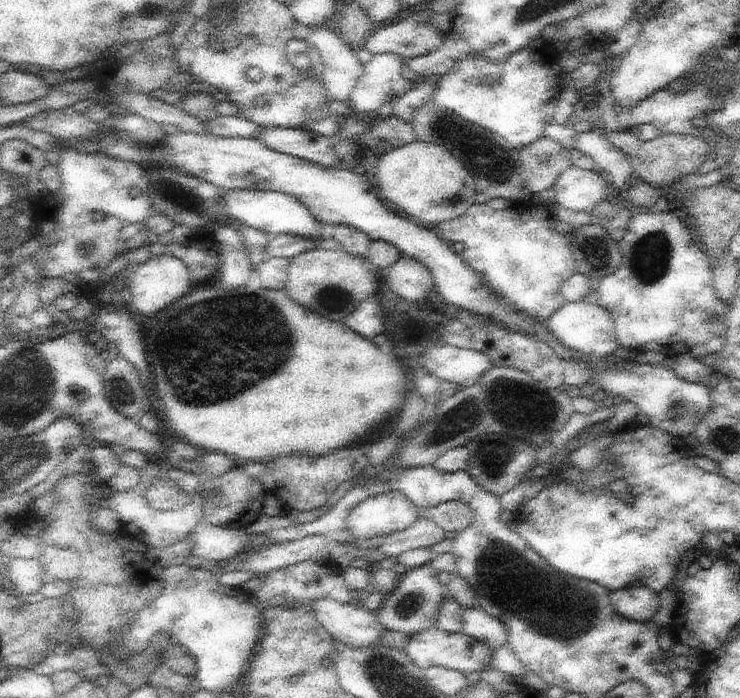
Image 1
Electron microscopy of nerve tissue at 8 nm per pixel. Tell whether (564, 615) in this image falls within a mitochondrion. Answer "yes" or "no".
yes

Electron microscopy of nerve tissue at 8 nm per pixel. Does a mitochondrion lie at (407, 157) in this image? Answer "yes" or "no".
no

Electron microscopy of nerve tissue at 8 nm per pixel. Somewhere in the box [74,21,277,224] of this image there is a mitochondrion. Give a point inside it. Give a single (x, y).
(185, 198)

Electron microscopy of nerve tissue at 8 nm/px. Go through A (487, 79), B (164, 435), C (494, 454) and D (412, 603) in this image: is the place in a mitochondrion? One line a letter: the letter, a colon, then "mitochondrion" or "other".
A: mitochondrion
B: other
C: mitochondrion
D: mitochondrion

